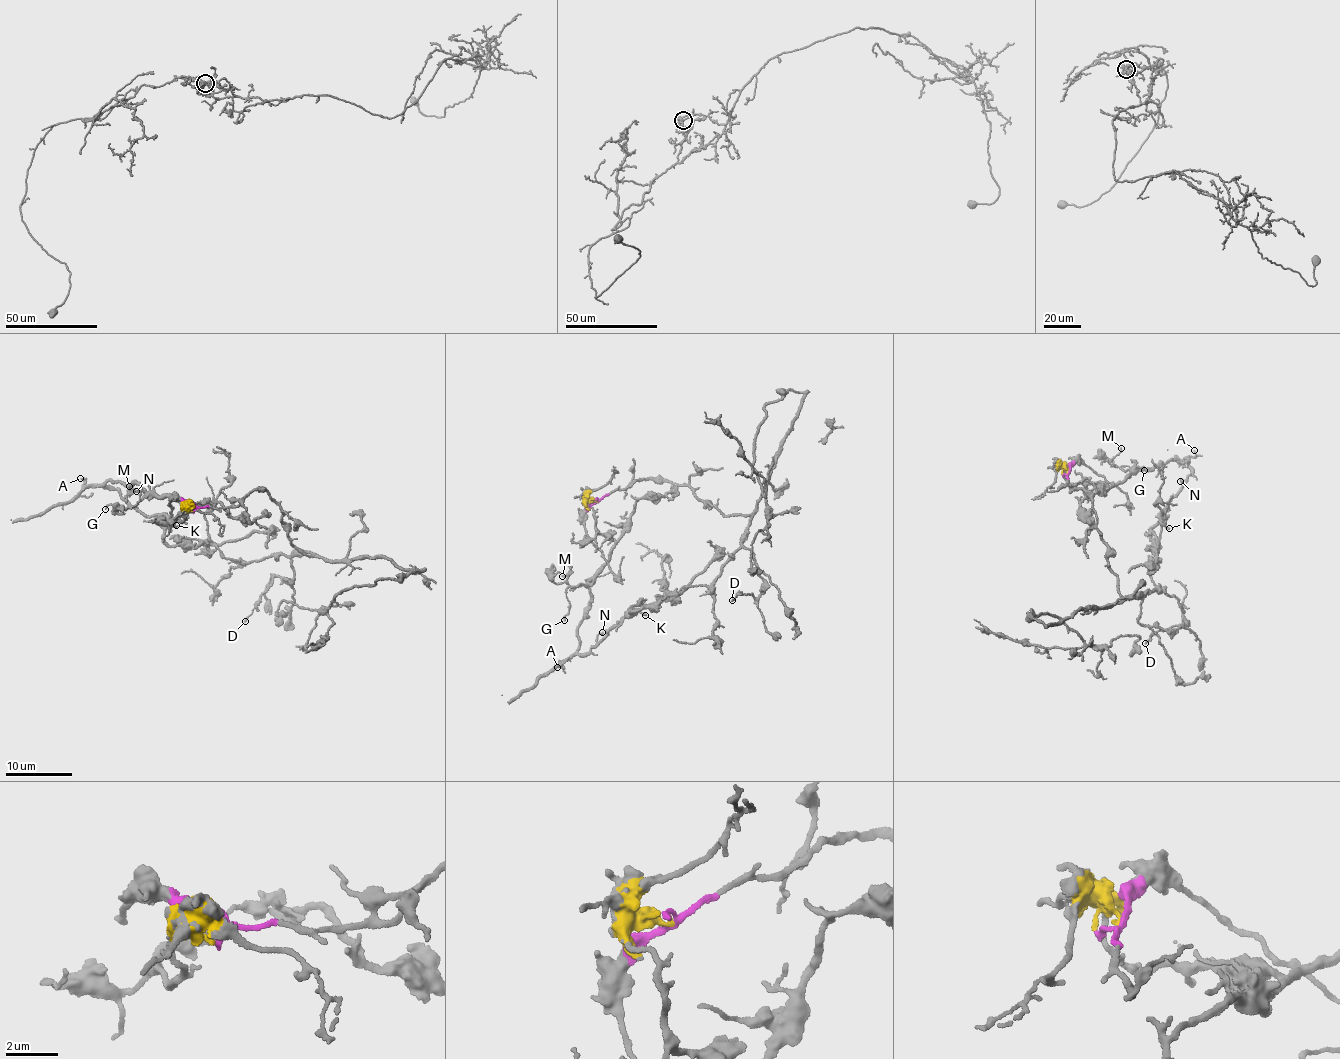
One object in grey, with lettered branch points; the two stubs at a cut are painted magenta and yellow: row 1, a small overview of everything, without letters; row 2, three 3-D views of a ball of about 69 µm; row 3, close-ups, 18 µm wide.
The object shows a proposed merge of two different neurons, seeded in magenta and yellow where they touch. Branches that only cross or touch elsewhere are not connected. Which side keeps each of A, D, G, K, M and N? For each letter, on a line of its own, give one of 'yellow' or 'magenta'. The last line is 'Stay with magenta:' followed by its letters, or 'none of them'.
A: yellow
D: magenta
G: yellow
K: yellow
M: yellow
N: yellow
Stay with magenta: D

